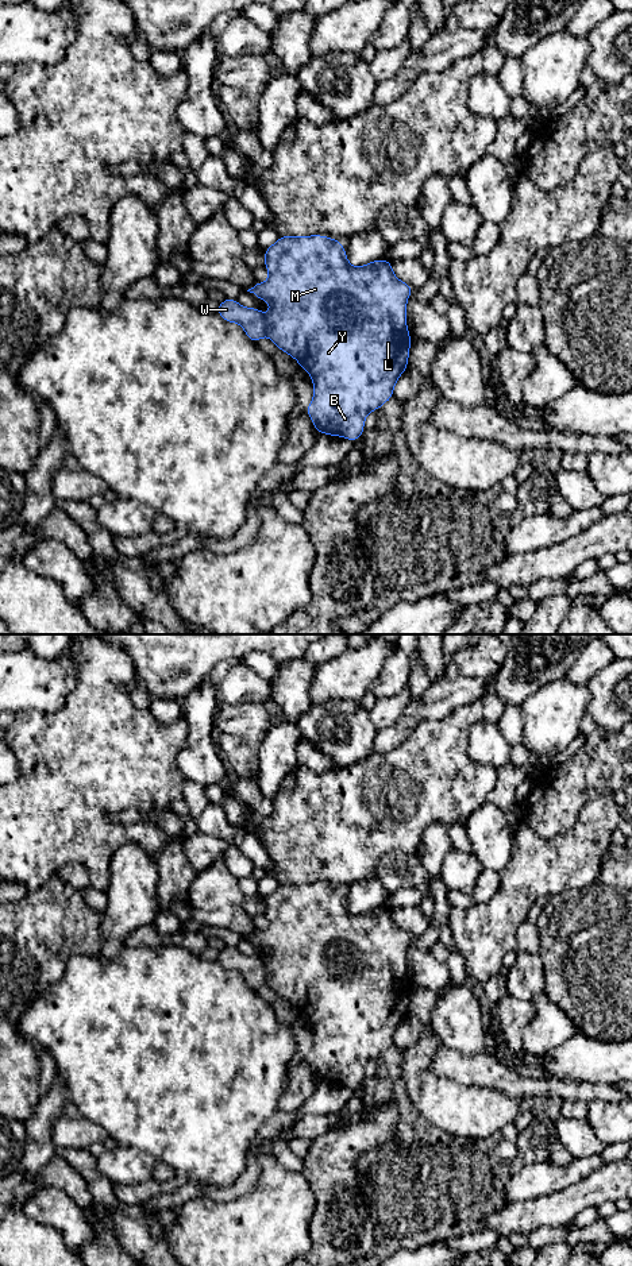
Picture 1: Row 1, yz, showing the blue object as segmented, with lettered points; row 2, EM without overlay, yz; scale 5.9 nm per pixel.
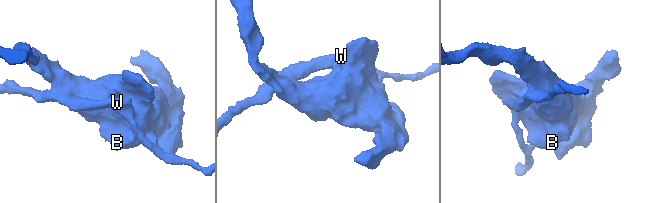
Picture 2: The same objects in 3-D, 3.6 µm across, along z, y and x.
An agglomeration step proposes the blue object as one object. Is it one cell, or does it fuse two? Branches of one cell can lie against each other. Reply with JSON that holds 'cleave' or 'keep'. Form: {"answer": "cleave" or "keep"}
{"answer": "cleave"}

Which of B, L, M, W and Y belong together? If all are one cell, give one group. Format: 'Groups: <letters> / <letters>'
Groups: B L M Y / W

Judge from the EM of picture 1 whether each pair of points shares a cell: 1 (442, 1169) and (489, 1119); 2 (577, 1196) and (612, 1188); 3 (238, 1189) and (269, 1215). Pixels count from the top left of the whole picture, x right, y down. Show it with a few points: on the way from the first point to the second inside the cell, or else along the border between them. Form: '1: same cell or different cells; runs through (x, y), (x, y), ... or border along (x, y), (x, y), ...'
1: different cells; border along (440, 1129), (455, 1137), (471, 1139), (490, 1137)
2: same cell; runs through (585, 1193), (604, 1188)
3: different cells; border along (261, 1166), (258, 1182), (250, 1191), (214, 1201)

